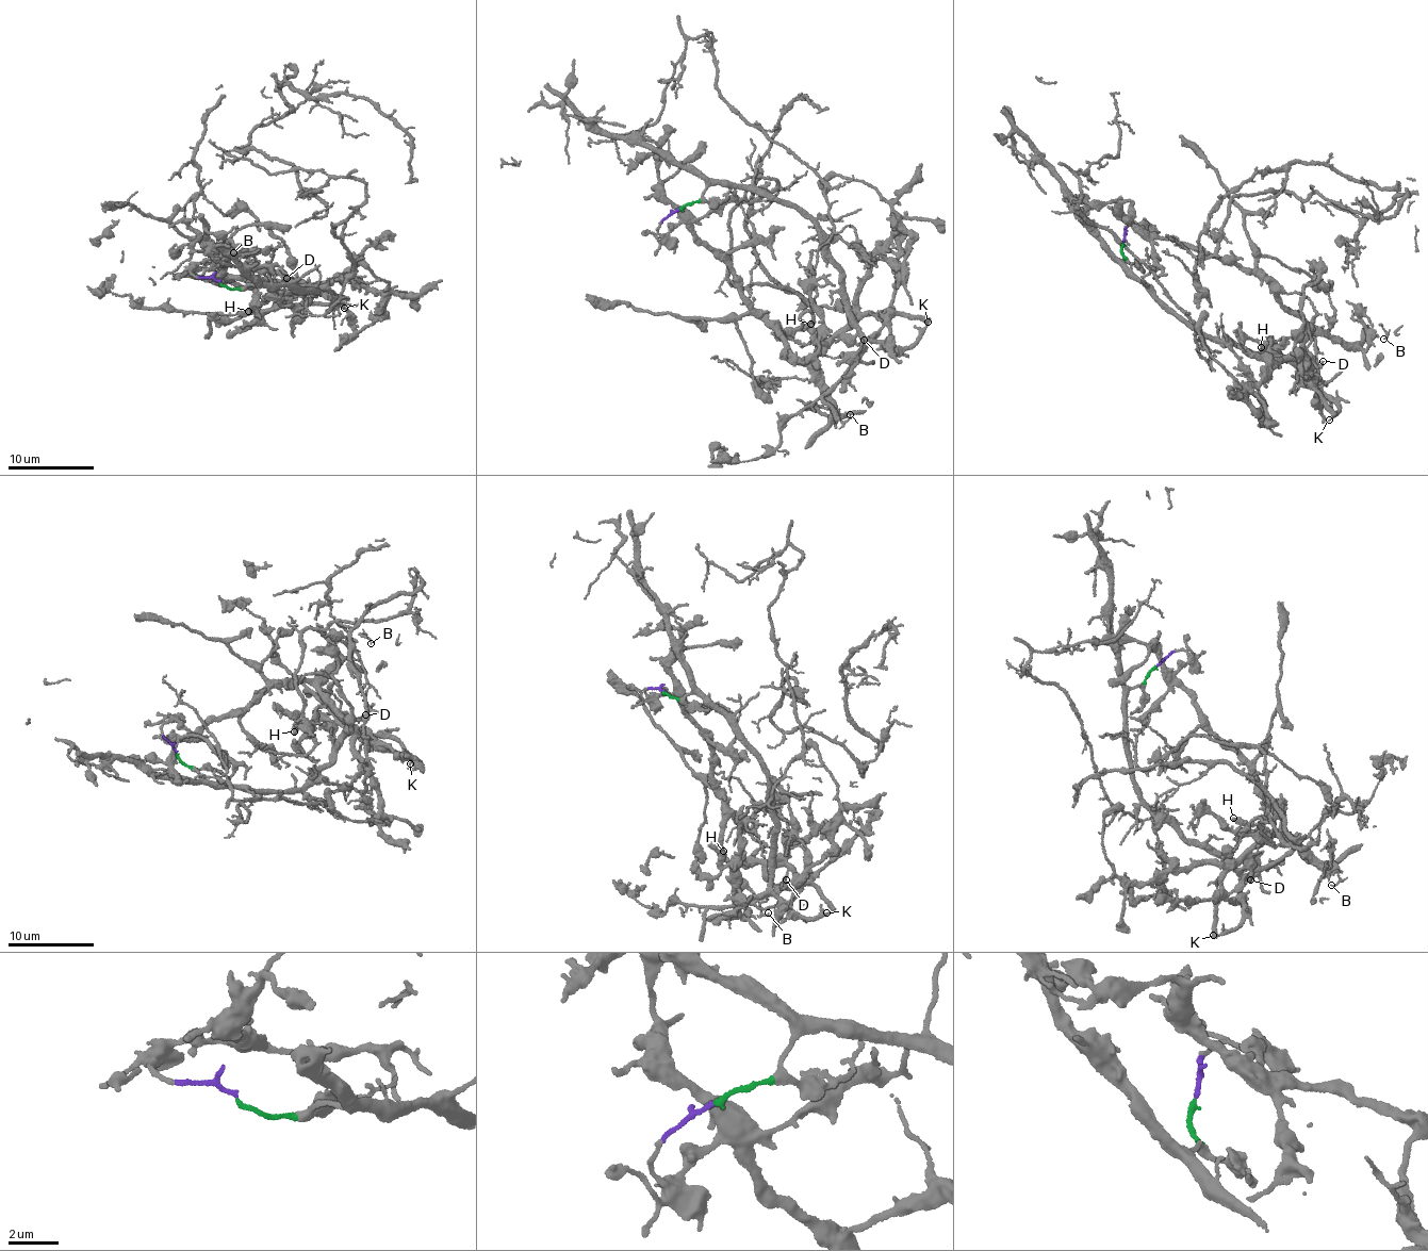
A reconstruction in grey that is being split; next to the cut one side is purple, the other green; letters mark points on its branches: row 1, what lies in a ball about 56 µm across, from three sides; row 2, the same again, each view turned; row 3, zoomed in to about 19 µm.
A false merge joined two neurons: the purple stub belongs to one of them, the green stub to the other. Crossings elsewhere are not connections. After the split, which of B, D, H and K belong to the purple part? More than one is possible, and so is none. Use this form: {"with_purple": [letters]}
{"with_purple": ["B", "H"]}

